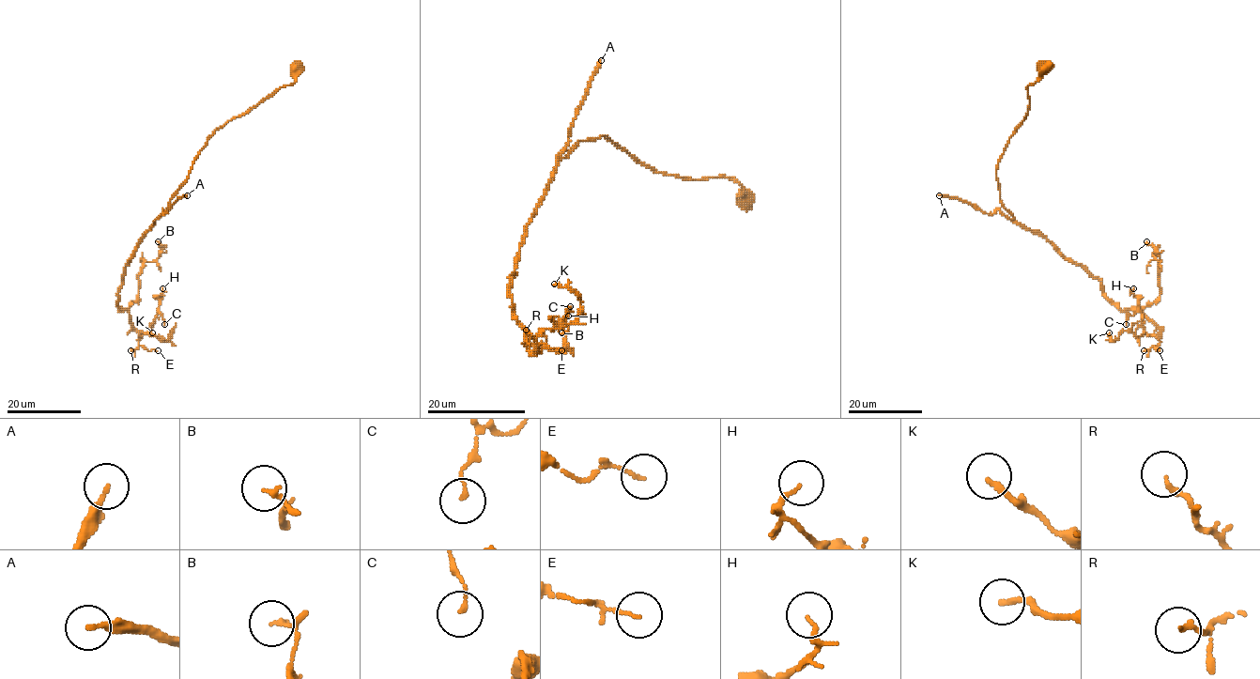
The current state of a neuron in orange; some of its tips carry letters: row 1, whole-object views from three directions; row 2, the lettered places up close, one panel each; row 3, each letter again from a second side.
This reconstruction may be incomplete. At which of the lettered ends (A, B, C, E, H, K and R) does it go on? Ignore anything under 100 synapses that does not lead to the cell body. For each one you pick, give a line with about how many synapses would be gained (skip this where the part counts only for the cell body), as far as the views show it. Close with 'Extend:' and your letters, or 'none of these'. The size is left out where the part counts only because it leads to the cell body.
A: Roughly 150 synapses
Extend: A

